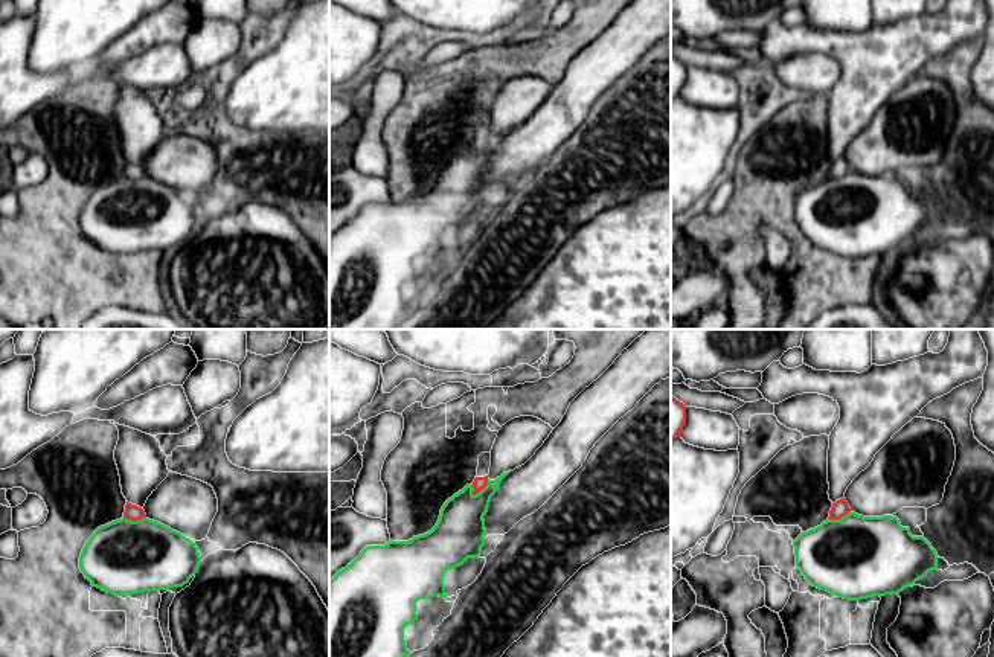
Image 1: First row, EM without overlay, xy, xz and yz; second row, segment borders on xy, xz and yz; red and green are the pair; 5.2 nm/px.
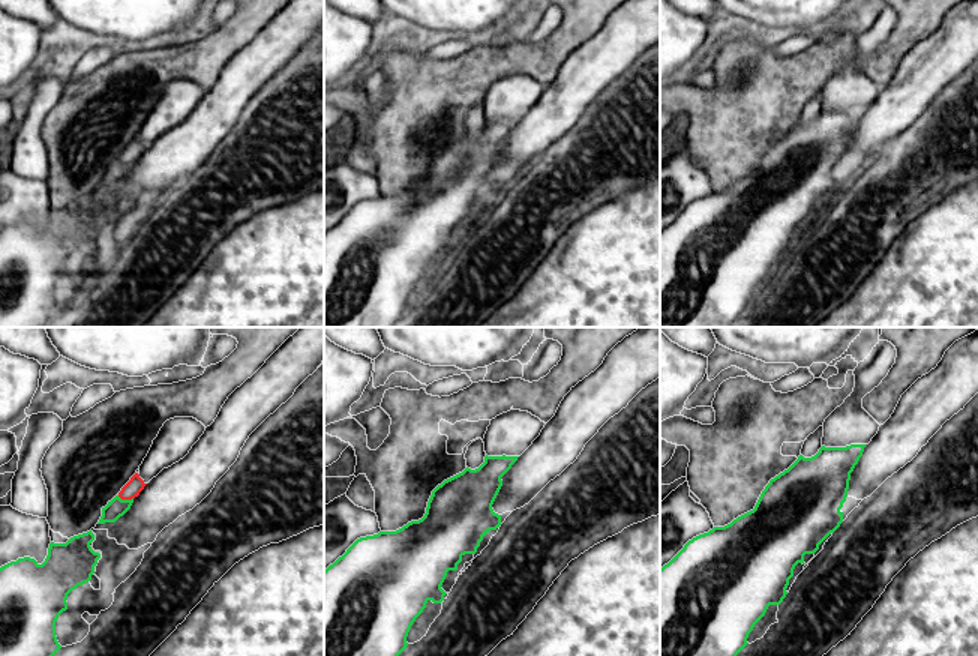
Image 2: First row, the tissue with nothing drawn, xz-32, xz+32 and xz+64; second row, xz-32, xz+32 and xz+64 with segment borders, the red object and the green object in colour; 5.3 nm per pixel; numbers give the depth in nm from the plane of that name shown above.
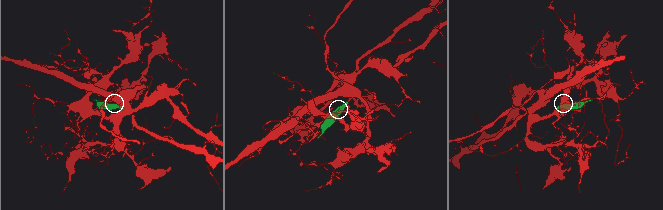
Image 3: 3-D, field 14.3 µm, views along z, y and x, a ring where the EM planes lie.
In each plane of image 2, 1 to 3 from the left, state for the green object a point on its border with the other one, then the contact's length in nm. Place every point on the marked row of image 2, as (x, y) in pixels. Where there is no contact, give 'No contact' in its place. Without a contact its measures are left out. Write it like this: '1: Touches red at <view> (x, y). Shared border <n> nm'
1: Touches red at xz-32 (125, 499). Shared border 90 nm
2: No contact
3: No contact

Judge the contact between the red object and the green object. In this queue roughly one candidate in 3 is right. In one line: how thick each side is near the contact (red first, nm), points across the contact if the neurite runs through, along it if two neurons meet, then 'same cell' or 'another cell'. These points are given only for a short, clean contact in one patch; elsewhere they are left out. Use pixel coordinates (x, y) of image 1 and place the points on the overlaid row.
70/260 nm | along xz (488, 479), (477, 493), (471, 494) | another cell

